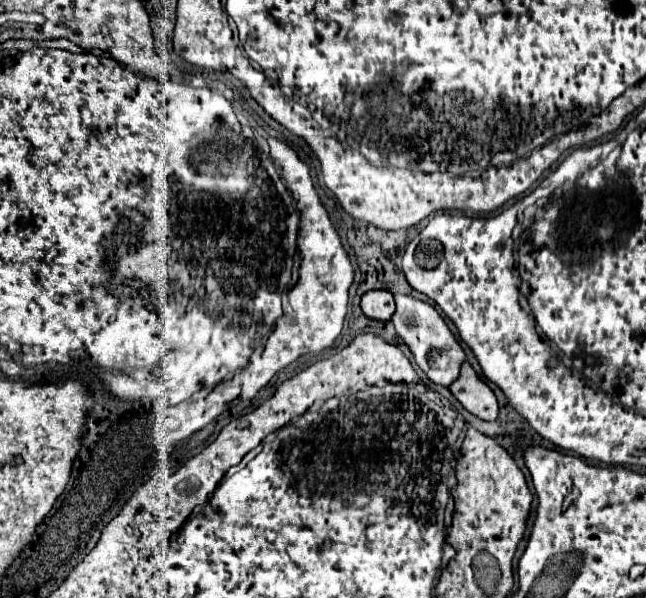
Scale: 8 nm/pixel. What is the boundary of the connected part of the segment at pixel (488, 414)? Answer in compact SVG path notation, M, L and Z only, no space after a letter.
M469 362L461 364L461 374L449 384L451 394L461 402L465 410L481 420L497 420L499 406L493 390L477 376Z

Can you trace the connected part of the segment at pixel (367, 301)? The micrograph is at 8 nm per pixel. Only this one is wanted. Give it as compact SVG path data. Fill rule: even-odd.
M371 290L367 294L363 294L361 298L361 310L367 318L373 320L391 320L393 312L395 312L395 302L393 302L393 294L389 294L387 290Z

